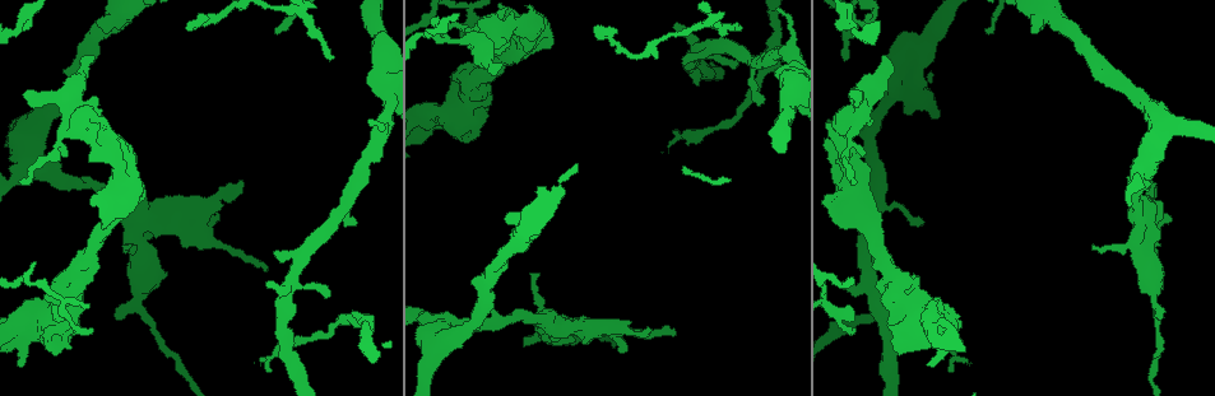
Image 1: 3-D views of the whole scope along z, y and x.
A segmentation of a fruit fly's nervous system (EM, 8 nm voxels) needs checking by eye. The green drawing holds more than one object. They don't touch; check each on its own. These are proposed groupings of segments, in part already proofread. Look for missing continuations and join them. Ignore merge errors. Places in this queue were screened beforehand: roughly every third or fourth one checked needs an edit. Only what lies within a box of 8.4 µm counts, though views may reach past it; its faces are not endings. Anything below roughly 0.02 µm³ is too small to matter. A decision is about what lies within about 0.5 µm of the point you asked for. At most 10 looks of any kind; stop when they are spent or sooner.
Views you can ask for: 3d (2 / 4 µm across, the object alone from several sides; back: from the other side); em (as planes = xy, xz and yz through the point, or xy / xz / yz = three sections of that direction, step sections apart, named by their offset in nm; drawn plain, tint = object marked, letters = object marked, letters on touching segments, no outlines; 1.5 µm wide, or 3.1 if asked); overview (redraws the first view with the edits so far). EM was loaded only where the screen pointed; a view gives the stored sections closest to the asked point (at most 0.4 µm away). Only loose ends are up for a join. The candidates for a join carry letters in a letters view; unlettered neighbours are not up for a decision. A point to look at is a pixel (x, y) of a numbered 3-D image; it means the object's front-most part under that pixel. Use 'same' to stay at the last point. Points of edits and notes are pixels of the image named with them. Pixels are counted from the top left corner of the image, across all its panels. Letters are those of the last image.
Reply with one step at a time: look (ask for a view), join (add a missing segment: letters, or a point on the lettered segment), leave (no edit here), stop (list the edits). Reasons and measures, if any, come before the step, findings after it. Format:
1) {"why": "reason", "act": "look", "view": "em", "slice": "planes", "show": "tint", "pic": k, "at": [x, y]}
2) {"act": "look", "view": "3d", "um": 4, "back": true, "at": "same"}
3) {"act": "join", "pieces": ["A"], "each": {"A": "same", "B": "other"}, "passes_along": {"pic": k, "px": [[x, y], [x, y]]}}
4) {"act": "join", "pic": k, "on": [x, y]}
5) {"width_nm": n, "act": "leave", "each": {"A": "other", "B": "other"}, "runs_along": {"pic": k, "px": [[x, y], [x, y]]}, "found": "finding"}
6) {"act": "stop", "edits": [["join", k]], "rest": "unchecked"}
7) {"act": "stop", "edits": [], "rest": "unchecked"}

{"why": "free end", "act": "look", "view": "em", "slice": "planes", "show": "tint", "pic": 1, "at": [266, 281]}

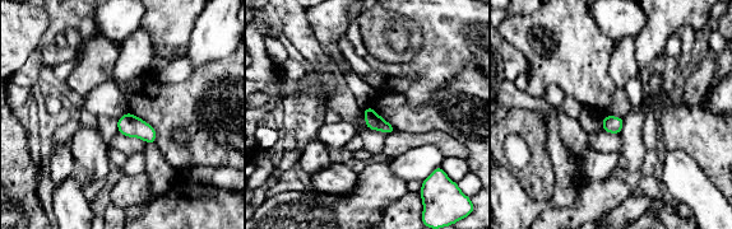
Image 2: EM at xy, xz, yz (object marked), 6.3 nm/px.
{"act": "look", "view": "em", "slice": "planes", "show": "letters", "at": "same"}

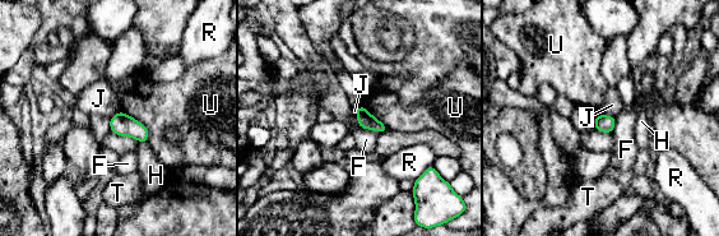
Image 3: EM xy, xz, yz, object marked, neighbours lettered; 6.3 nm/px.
{"longest_contact_nm": ["U", 280], "act": "leave", "each": {"F": "other", "H": "other", "J": "other", "R": "other", "T": "other", "U": "other"}, "border": {"pic": 3, "px": [[597, 114], [615, 118]]}, "found": "none of them fits"}

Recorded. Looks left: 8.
{"why": "an open end", "act": "look", "view": "em", "slice": "planes", "show": "plain", "pic": 1, "at": [595, 25]}

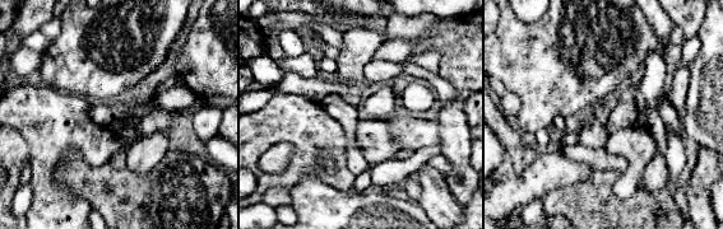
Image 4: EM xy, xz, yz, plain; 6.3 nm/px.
{"act": "look", "view": "em", "slice": "planes", "show": "letters", "at": "same"}

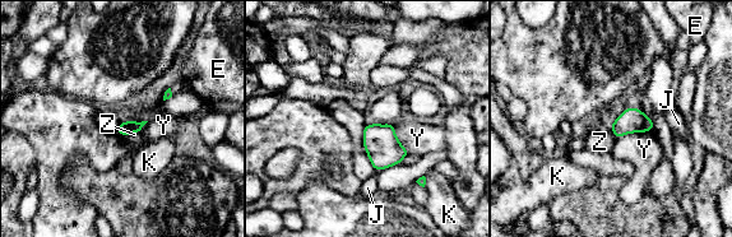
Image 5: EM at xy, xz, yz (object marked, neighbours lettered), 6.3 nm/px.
{"act": "leave", "each": {"E": "other", "J": "other", "K": "other", "Y": "other", "Z": "other"}, "border": {"pic": 5, "px": [[140, 130], [120, 135]]}, "found": "no lettered segment goes on from it"}

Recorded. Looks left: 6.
{"why": "branch stops here", "act": "look", "view": "3d", "um": 4, "pic": 1, "at": [500, 65]}

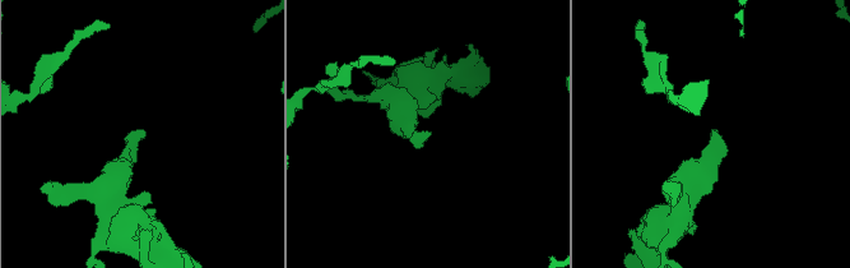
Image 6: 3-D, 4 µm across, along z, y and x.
{"act": "look", "view": "em", "slice": "planes", "show": "tint", "pic": 6, "at": [711, 132]}

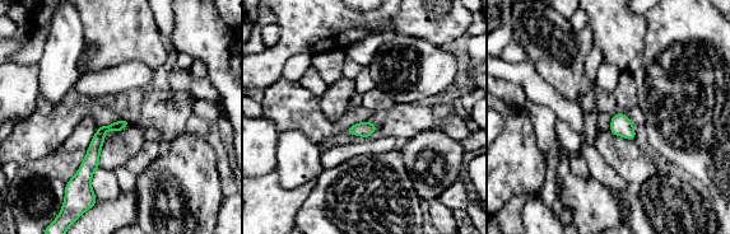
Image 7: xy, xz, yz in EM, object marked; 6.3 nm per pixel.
{"act": "look", "view": "em", "slice": "planes", "show": "letters", "at": "same"}

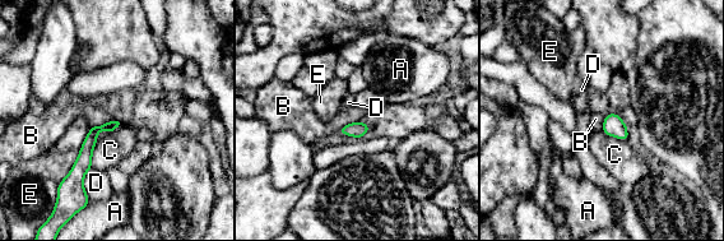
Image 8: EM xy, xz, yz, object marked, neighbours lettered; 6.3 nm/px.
{"act": "leave", "each": {"A": "other", "B": "other", "C": "other", "D": "other", "E": "other"}, "border": {"pic": 8, "px": [[116, 119], [91, 126]]}, "found": "no lettered segment goes on from it"}

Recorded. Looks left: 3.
{"why": "branch stops here", "act": "look", "view": "em", "slice": "planes", "show": "letters", "pic": 1, "at": [914, 281]}

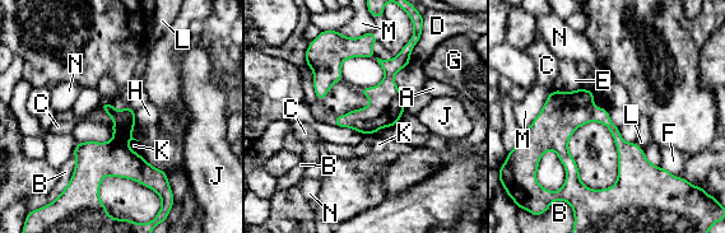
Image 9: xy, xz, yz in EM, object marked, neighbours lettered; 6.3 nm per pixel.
{"longest_contact_nm": ["M", 300], "act": "leave", "each": {"A": "other", "B": "other", "C": "other", "D": "other", "E": "other", "F": "other", "G": "other", "H": "other", "J": "other", "K": "other", "L": "other", "M": "other", "N": "other"}, "border": {"pic": 9, "px": [[134, 111], [134, 121], [136, 124]]}, "found": "no lettered segment goes on from it"}

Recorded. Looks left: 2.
{"act": "stop", "edits": [], "rest": "unchecked"}

